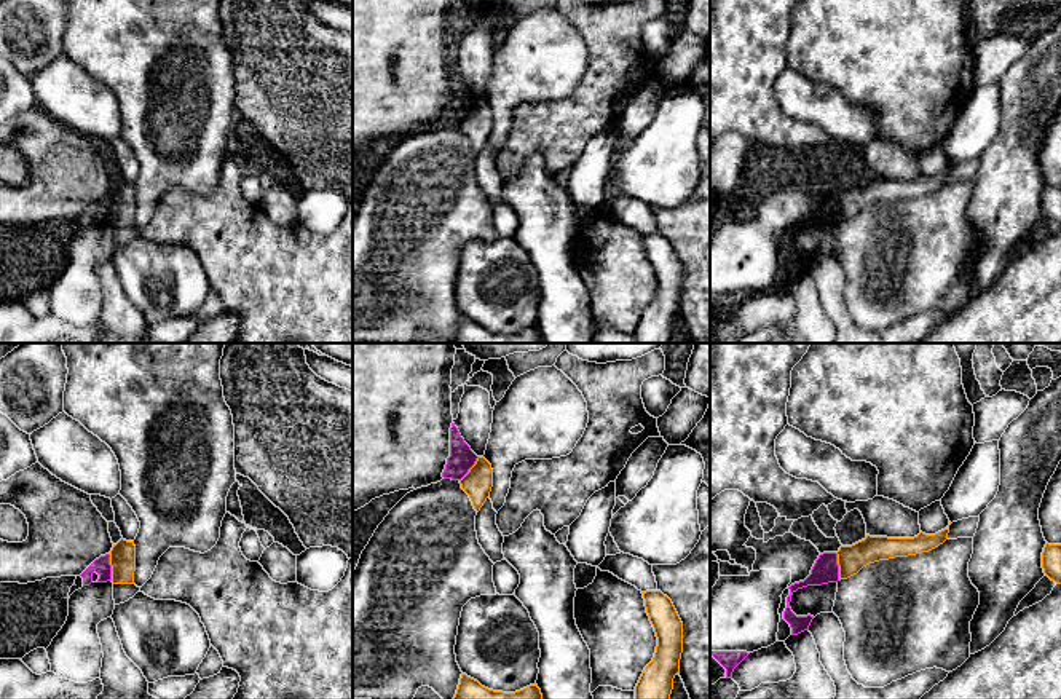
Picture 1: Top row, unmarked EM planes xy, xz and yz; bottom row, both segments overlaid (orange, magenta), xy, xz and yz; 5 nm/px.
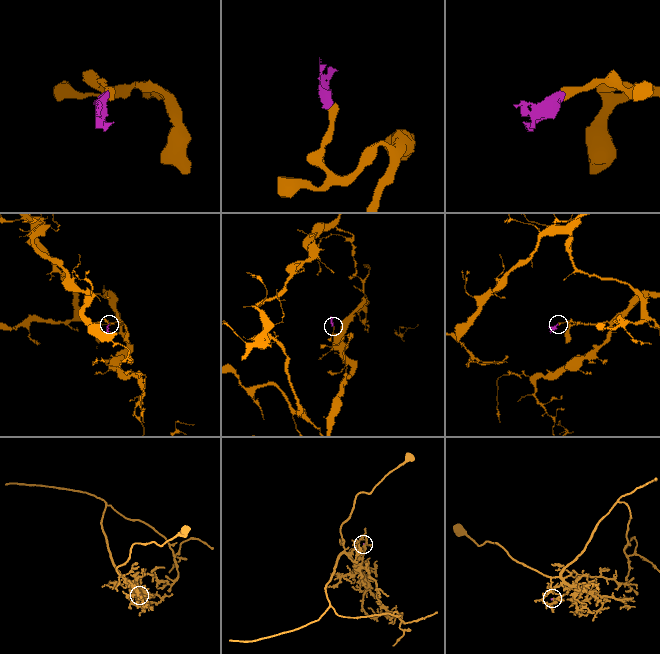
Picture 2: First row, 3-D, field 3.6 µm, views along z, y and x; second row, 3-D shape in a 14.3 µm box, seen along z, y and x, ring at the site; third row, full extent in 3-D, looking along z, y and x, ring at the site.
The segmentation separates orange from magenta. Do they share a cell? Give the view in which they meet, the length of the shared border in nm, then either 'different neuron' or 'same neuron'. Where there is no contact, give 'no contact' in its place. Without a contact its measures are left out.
yz | 150 nm | different neuron

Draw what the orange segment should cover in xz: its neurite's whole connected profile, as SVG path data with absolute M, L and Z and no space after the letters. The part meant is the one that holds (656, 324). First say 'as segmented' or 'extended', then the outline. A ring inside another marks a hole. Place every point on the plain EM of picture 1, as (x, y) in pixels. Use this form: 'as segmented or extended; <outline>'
as segmented; M661 233L641 236L657 289L653 303L645 310L635 329L635 343L670 343L683 295L683 265L672 243Z

